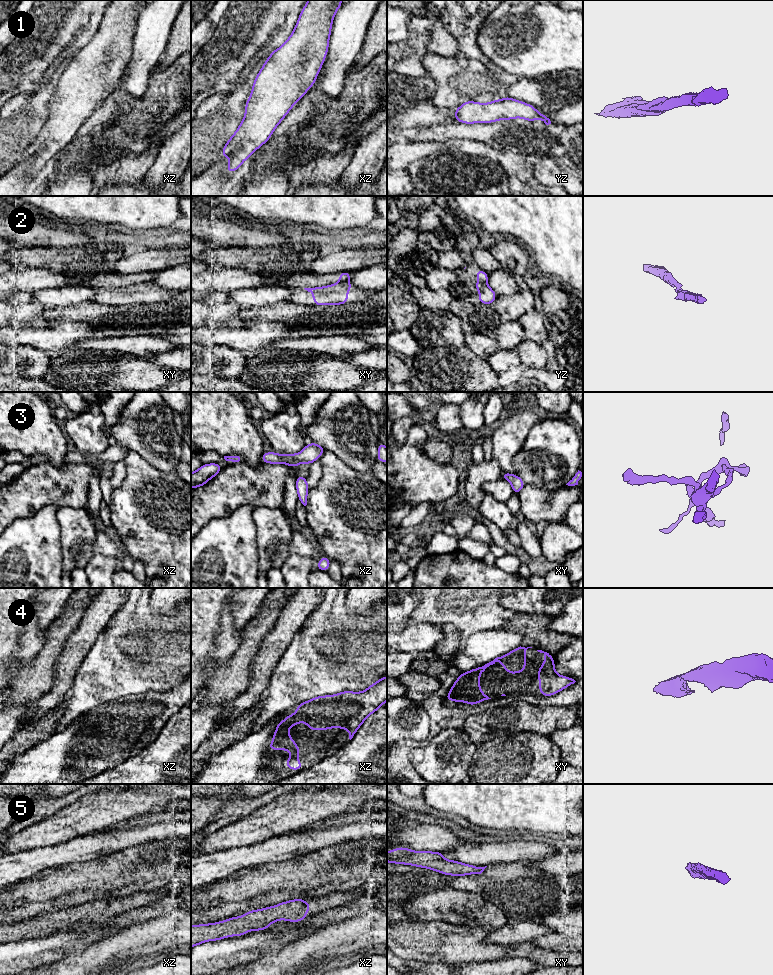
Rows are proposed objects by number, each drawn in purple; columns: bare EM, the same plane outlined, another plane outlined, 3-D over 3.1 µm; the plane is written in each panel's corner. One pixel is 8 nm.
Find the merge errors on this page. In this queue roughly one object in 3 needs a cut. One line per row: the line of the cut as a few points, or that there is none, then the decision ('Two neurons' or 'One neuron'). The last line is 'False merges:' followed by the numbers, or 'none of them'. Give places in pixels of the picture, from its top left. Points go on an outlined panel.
1: No split. One neuron
2: Split along xy (340, 281), (343, 282). Two neurons
3: No split. One neuron
4: No split. One neuron
5: No split. One neuron
False merges: 2

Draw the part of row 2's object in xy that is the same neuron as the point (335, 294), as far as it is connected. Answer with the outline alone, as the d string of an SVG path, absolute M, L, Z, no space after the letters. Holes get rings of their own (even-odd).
M345 281L323 287L304 289L312 293L314 299L314 306L318 306L347 304L348 291L351 288L353 288L353 285Z

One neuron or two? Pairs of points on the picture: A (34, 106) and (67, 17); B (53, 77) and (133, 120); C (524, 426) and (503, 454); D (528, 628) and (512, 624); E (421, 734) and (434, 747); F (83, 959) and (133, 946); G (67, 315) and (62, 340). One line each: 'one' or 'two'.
A: two
B: two
C: one
D: one
E: two
F: one
G: two

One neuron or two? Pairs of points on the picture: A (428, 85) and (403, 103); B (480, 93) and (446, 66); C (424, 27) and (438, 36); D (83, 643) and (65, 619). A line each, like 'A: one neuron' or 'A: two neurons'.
A: one neuron
B: one neuron
C: one neuron
D: two neurons

